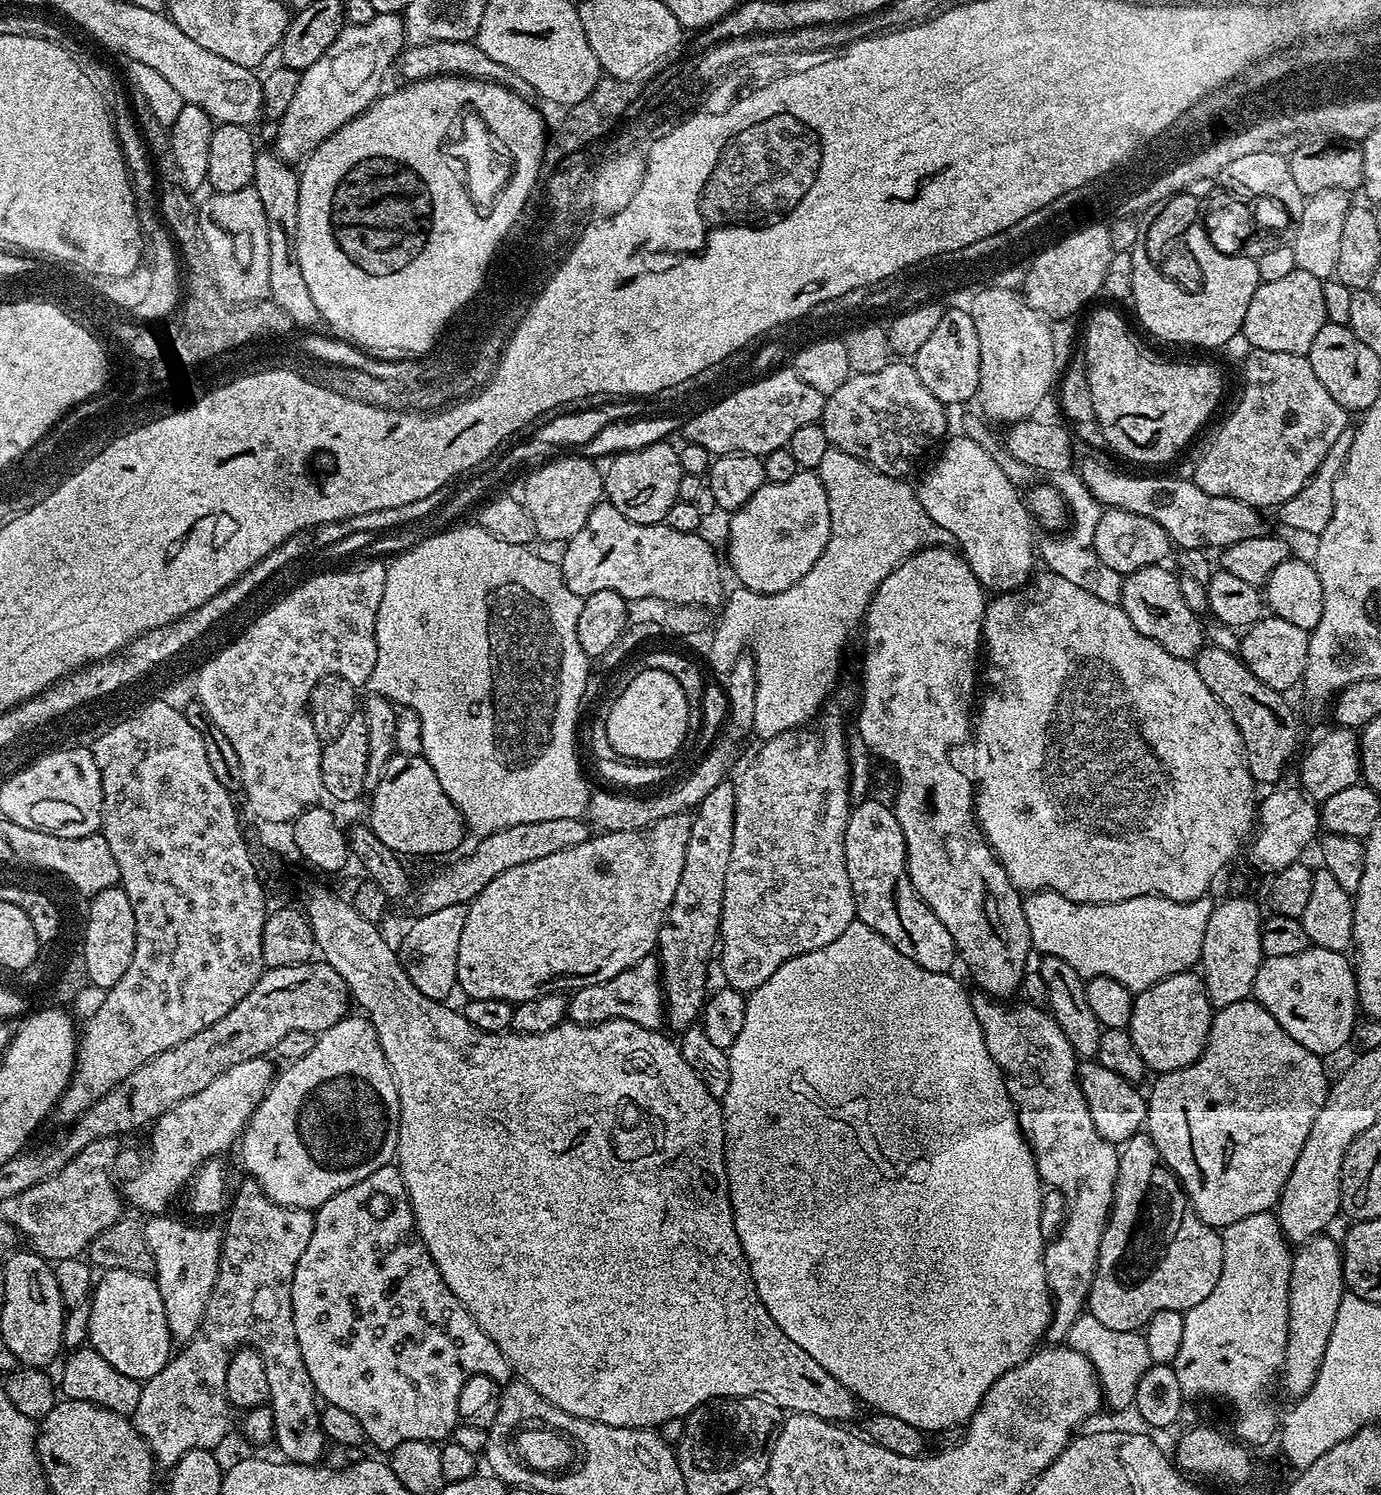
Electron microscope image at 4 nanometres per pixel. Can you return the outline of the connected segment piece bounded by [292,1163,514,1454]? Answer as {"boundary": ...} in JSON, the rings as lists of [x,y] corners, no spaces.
{"boundary":[[[395,1163],[382,1166],[374,1170],[362,1182],[354,1182],[346,1190],[334,1194],[321,1208],[315,1209],[314,1234],[310,1234],[310,1243],[302,1258],[298,1258],[298,1266],[294,1270],[292,1279],[292,1309],[294,1310],[294,1334],[298,1338],[298,1350],[302,1350],[302,1362],[306,1362],[306,1370],[316,1388],[317,1397],[324,1404],[333,1404],[341,1410],[346,1410],[353,1418],[358,1418],[362,1425],[365,1441],[376,1448],[381,1448],[384,1454],[391,1453],[392,1449],[404,1440],[431,1440],[444,1442],[451,1437],[460,1419],[458,1414],[458,1394],[462,1394],[462,1386],[471,1376],[485,1376],[495,1380],[503,1386],[513,1379],[514,1373],[510,1362],[494,1346],[494,1342],[470,1318],[468,1310],[454,1298],[450,1286],[442,1282],[442,1274],[438,1274],[438,1266],[430,1258],[426,1246],[416,1233],[416,1220],[412,1217],[412,1203],[408,1201],[408,1191],[404,1180],[400,1176],[400,1169]]]}

